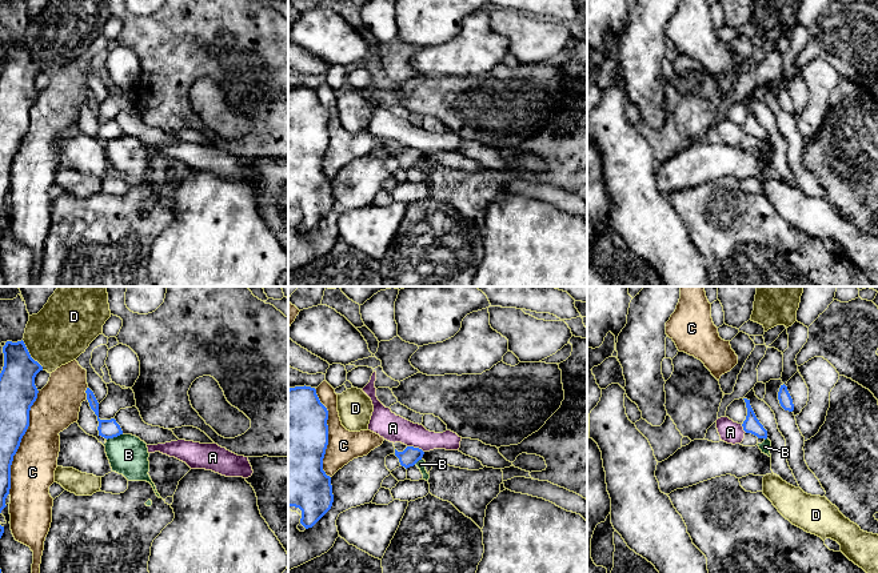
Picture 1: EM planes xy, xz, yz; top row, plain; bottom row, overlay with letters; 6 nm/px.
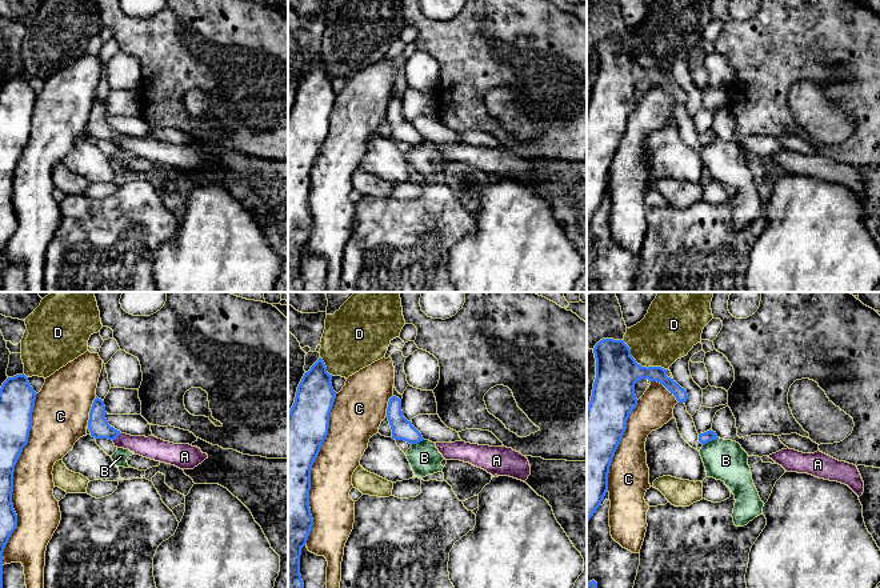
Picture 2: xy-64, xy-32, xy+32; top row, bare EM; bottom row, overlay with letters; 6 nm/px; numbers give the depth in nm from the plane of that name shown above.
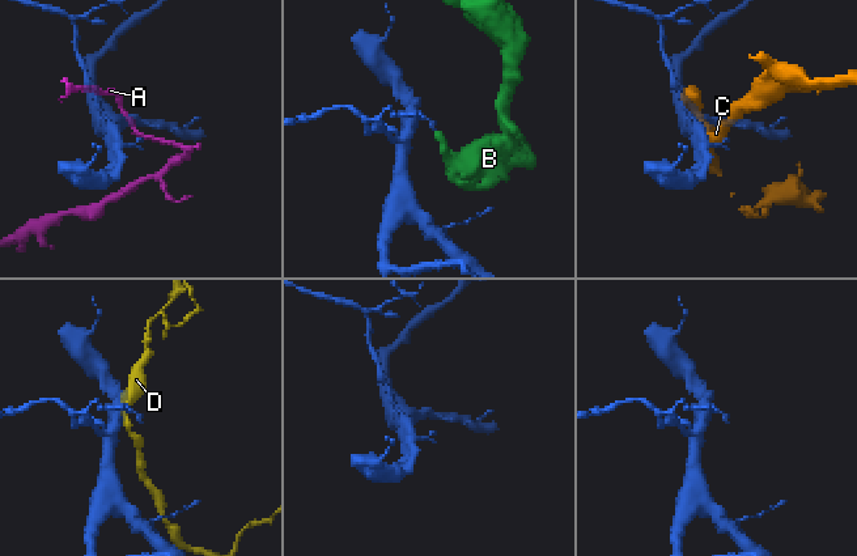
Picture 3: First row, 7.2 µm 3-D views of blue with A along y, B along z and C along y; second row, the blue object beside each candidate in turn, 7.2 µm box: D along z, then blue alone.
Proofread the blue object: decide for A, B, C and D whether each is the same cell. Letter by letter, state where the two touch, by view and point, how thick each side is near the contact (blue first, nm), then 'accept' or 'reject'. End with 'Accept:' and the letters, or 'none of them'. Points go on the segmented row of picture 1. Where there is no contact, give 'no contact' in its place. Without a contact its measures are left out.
A: contact xz (415, 448); calibres 110 and 160 nm; reject
B: contact xy (114, 436); calibres 110 and 240 nm; reject
C: contact xy (20, 441); calibres 190 and 280 nm; reject
D: contact xy (30, 355); calibres 220 and 360 nm; reject
Accept: none of them

